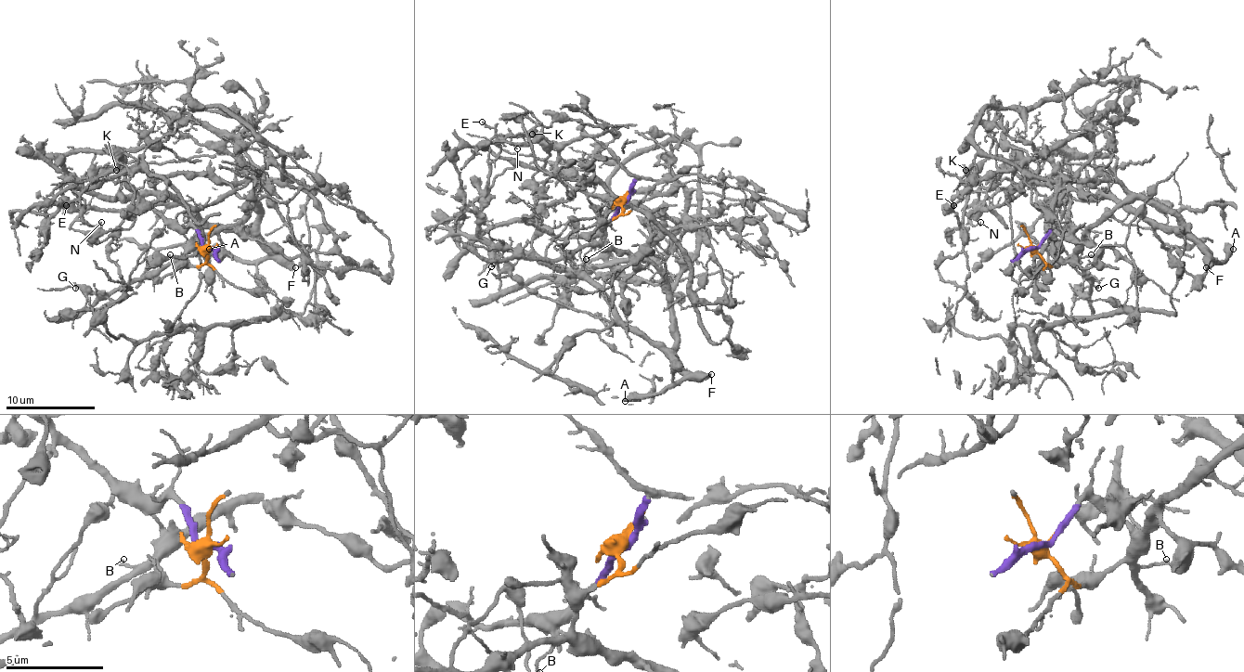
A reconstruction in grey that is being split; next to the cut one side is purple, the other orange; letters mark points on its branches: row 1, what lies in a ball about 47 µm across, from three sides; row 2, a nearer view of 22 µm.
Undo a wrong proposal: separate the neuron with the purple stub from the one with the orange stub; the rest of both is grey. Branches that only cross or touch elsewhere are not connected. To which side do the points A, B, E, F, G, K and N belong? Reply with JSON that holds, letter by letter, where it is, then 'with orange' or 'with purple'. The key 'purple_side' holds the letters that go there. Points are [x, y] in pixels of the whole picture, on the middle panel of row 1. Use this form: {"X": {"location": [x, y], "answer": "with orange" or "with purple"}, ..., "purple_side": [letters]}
{"A": {"location": [625, 401], "answer": "with orange"}, "B": {"location": [586, 259], "answer": "with orange"}, "E": {"location": [482, 122], "answer": "with purple"}, "F": {"location": [711, 374], "answer": "with orange"}, "G": {"location": [491, 266], "answer": "with orange"}, "K": {"location": [532, 134], "answer": "with purple"}, "N": {"location": [517, 148], "answer": "with purple"}, "purple_side": ["E", "K", "N"]}

